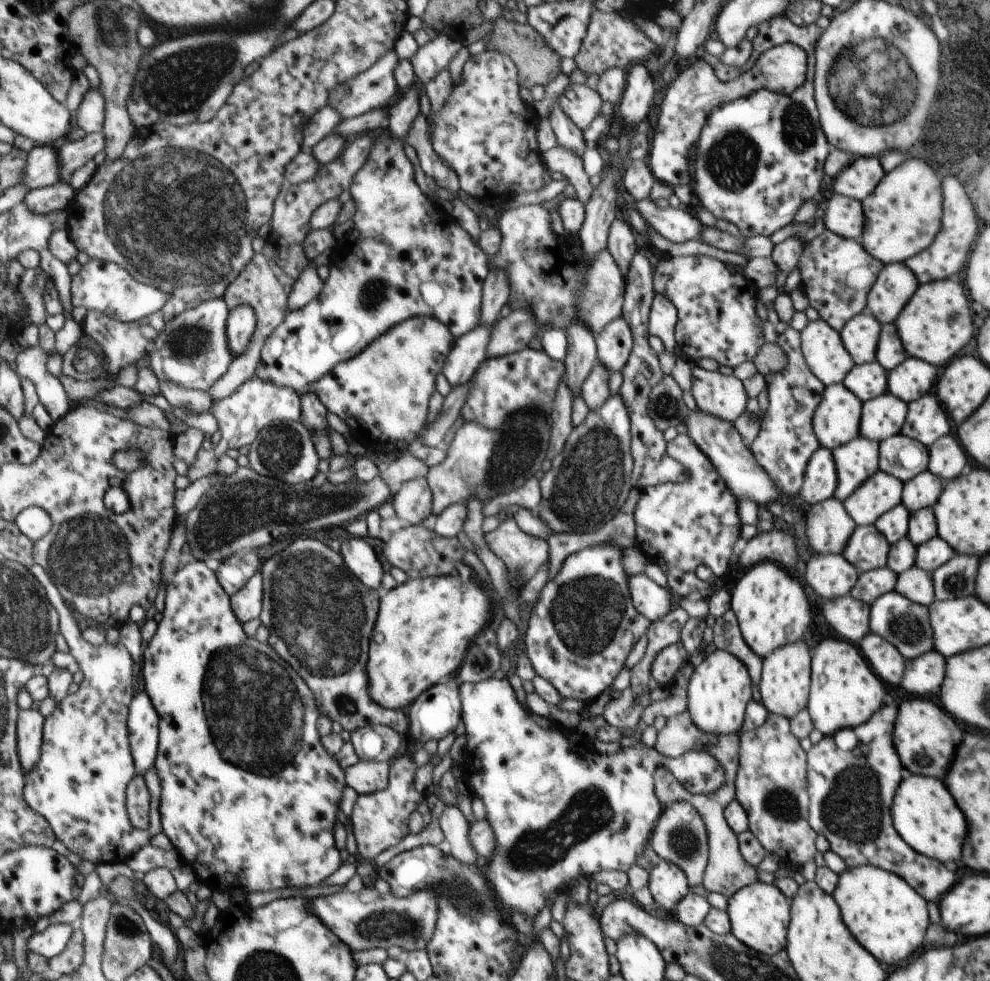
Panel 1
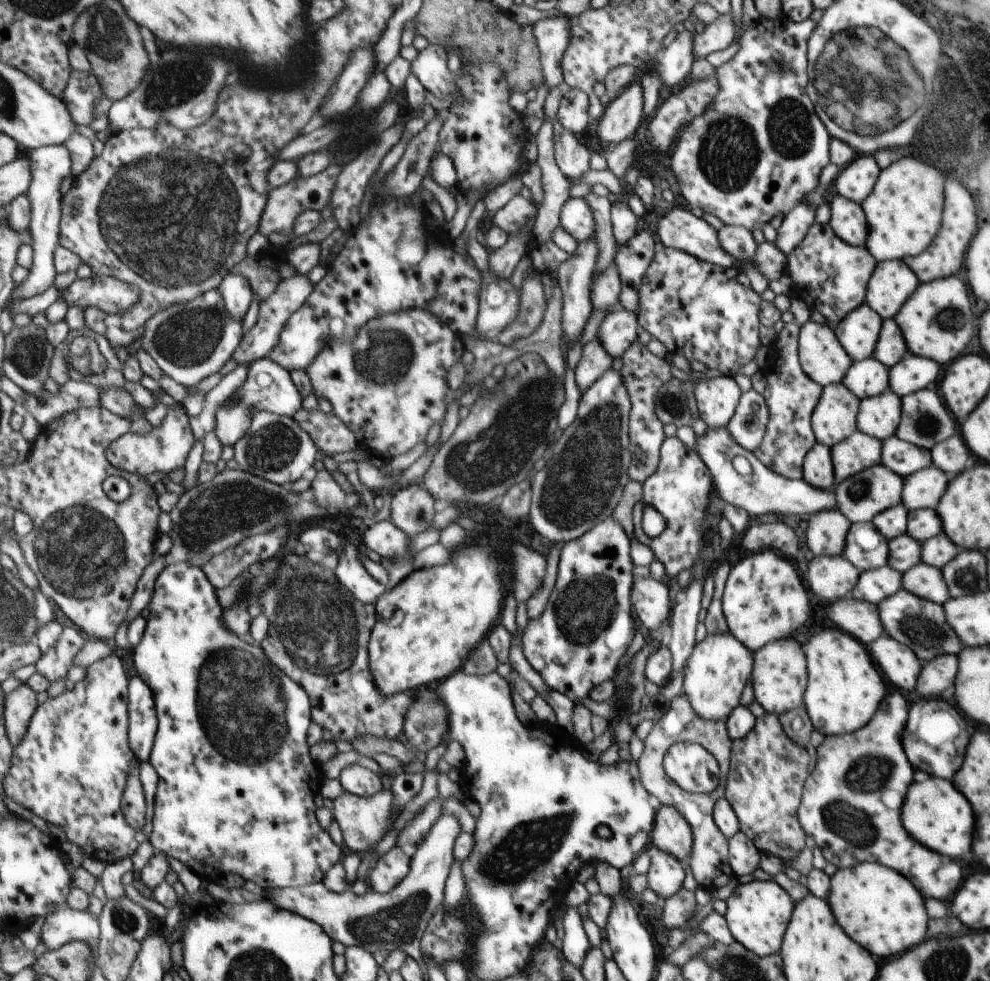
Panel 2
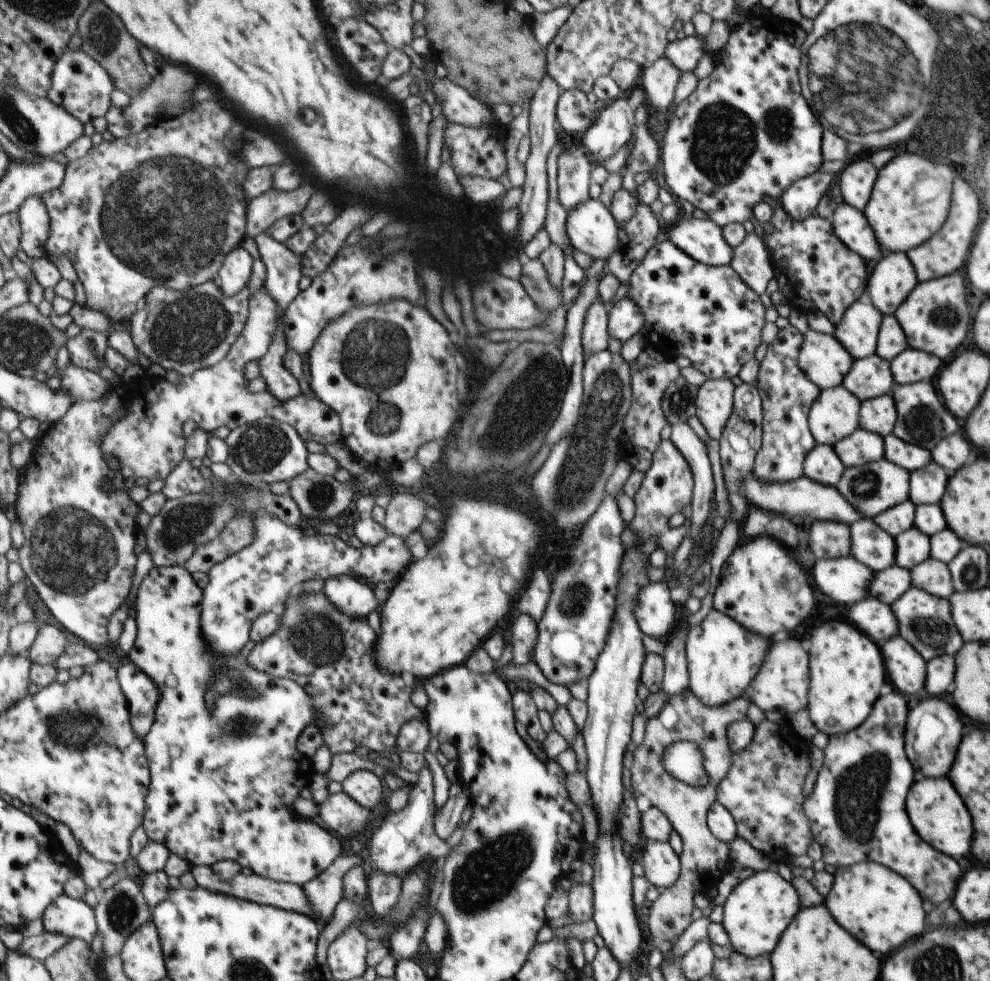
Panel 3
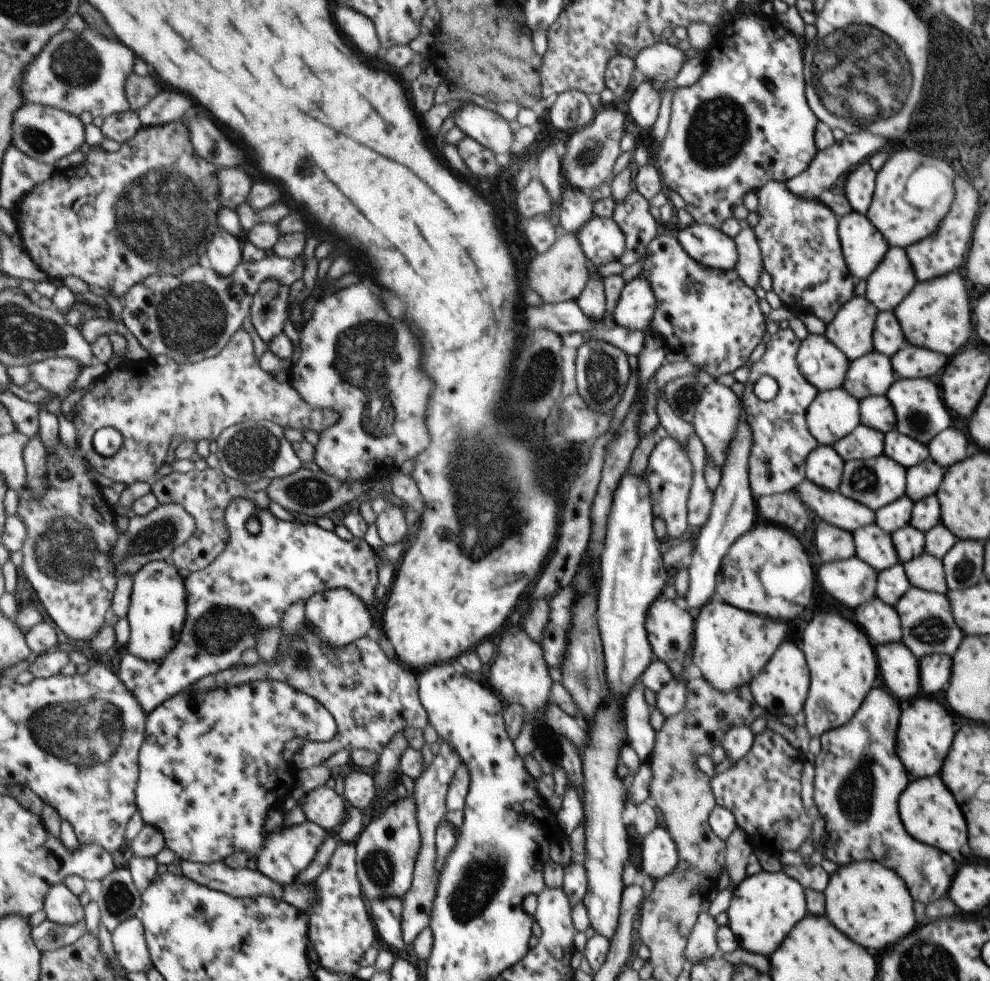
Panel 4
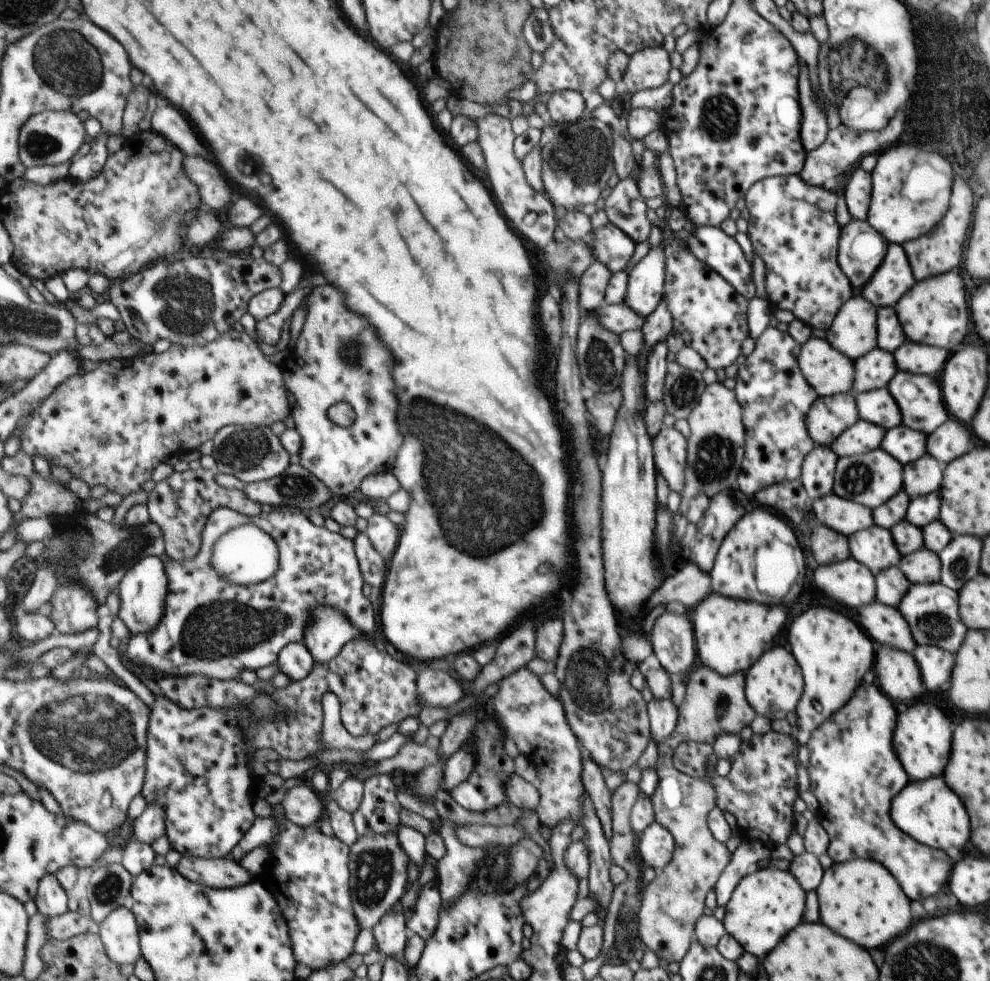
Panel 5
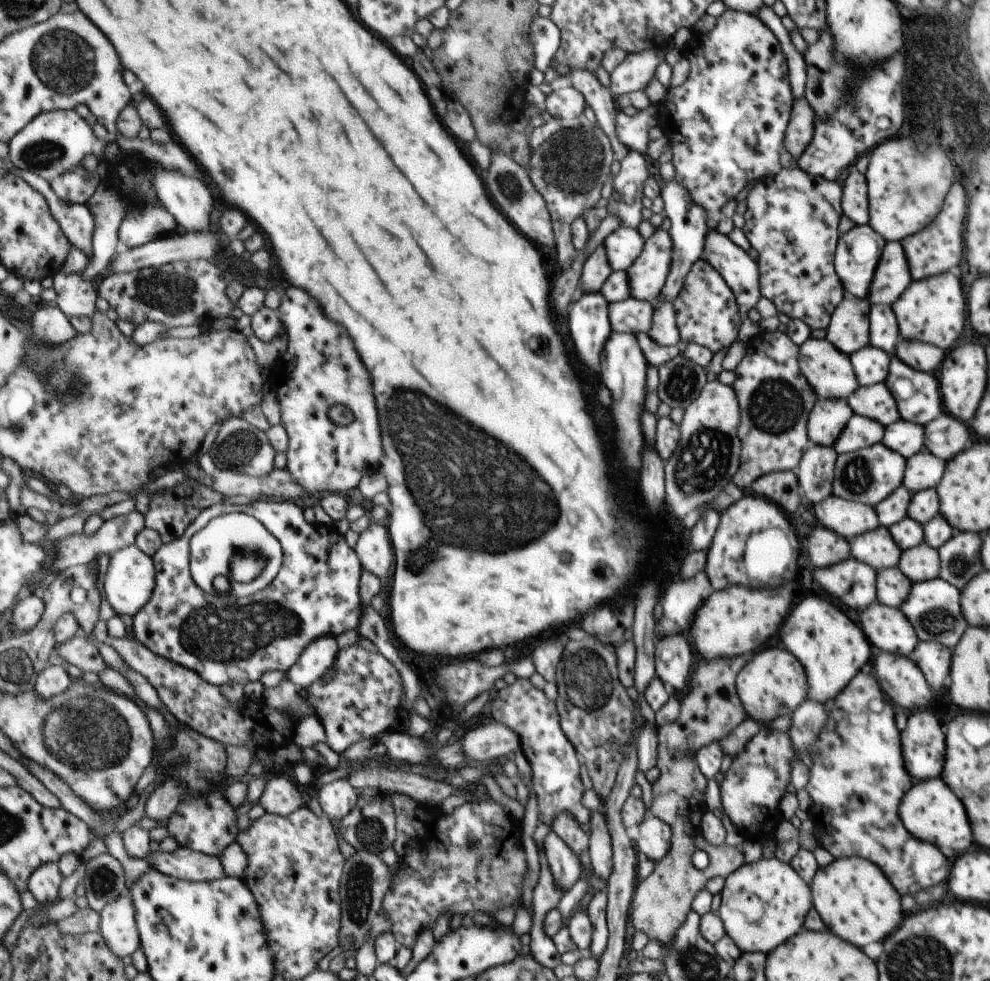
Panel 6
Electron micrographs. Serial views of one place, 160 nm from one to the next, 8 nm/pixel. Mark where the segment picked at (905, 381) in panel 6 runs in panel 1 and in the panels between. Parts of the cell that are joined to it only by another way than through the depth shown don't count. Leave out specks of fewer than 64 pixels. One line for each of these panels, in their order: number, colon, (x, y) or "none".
1: (924, 421)
2: (924, 422)
3: (922, 421)
4: (920, 414)
5: (918, 398)

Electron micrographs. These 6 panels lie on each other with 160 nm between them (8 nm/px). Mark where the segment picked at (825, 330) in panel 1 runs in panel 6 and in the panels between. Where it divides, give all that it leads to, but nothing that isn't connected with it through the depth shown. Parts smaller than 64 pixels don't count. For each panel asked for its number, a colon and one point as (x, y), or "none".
2: (820, 355)
3: (823, 360)
4: (823, 365)
5: (828, 371)
6: (828, 371)

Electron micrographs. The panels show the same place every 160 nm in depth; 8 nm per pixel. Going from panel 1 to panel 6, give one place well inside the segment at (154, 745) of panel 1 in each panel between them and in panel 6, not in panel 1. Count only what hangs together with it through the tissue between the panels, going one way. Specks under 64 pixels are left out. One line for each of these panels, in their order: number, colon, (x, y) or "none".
2: (144, 723)
3: (143, 694)
4: (269, 564)
5: (213, 627)
6: (224, 638)

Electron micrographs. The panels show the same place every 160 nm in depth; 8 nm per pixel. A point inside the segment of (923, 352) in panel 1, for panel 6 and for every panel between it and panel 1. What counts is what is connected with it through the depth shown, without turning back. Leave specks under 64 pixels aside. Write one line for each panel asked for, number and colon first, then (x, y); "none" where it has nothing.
2: (936, 319)
3: (934, 316)
4: (935, 314)
5: (933, 311)
6: (931, 310)

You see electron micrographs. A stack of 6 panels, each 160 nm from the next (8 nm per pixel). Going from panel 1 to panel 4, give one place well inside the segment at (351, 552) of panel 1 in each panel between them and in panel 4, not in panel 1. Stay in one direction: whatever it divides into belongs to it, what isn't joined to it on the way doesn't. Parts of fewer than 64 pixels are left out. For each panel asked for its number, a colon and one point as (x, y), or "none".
2: (350, 572)
3: (354, 598)
4: (338, 616)

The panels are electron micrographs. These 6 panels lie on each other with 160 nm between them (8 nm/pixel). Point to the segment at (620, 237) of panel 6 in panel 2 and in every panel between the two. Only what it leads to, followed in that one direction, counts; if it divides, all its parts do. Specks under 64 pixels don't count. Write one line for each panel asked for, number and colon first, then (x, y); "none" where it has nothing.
2: (575, 218)
3: (590, 227)
4: (600, 238)
5: (608, 245)

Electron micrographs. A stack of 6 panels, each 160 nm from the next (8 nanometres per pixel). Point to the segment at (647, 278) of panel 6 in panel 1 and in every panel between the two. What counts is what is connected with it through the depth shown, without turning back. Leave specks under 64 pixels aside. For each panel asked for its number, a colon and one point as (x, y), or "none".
1: (614, 344)
2: (618, 329)
3: (624, 318)
4: (637, 303)
5: (645, 284)

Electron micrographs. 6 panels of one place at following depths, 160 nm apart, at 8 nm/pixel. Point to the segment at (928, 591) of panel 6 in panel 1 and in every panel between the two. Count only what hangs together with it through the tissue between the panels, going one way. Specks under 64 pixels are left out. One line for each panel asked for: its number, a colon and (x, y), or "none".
1: (905, 624)
2: (920, 625)
3: (926, 622)
4: (927, 618)
5: (932, 609)

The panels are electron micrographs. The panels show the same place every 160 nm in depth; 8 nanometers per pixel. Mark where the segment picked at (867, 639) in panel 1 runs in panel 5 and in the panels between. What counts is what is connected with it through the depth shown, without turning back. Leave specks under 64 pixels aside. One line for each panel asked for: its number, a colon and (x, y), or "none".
2: (900, 666)
3: (906, 667)
4: (898, 664)
5: (896, 670)

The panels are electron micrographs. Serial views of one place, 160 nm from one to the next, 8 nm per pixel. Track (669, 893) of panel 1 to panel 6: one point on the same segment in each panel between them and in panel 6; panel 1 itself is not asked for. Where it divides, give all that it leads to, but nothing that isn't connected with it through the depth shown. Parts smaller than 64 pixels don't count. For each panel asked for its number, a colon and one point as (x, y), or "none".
2: (664, 877)
3: (661, 865)
4: (659, 857)
5: (656, 846)
6: (653, 839)

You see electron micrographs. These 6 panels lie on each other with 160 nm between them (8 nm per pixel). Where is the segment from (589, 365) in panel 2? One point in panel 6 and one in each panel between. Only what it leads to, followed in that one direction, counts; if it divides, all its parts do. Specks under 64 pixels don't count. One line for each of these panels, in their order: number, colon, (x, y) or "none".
3: (594, 334)
4: (591, 302)
5: (591, 284)
6: (595, 269)

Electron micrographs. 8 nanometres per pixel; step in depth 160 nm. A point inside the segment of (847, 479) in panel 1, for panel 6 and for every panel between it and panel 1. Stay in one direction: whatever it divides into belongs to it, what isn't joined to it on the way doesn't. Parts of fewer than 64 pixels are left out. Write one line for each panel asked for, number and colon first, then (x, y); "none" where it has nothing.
2: (858, 452)
3: (861, 447)
4: (862, 443)
5: (861, 437)
6: (859, 432)

